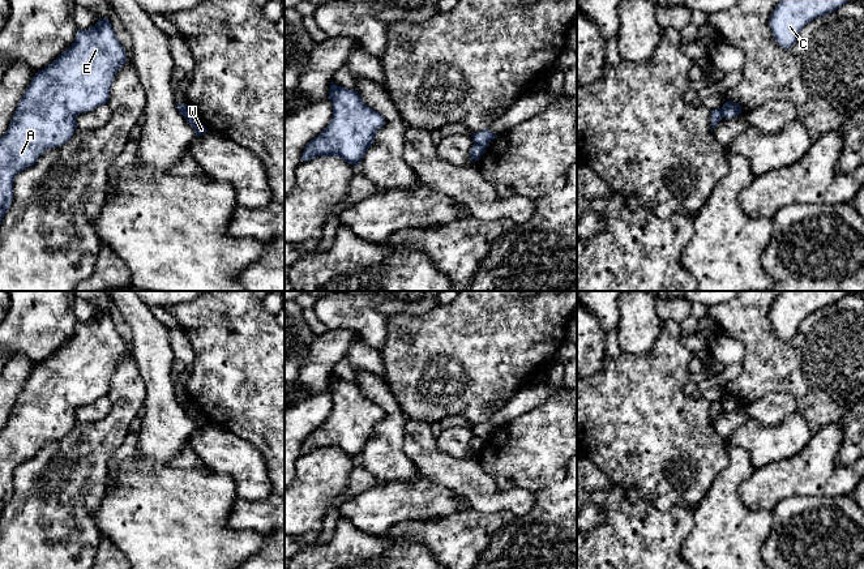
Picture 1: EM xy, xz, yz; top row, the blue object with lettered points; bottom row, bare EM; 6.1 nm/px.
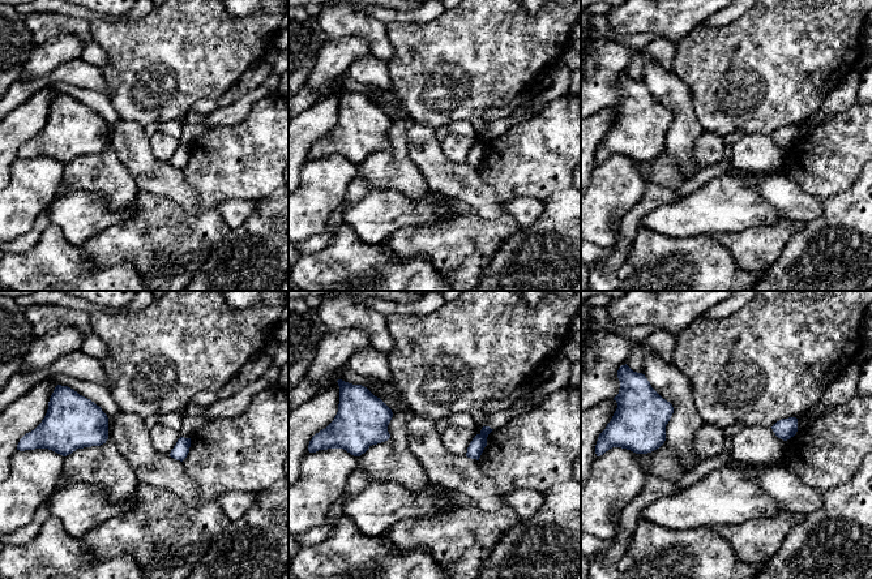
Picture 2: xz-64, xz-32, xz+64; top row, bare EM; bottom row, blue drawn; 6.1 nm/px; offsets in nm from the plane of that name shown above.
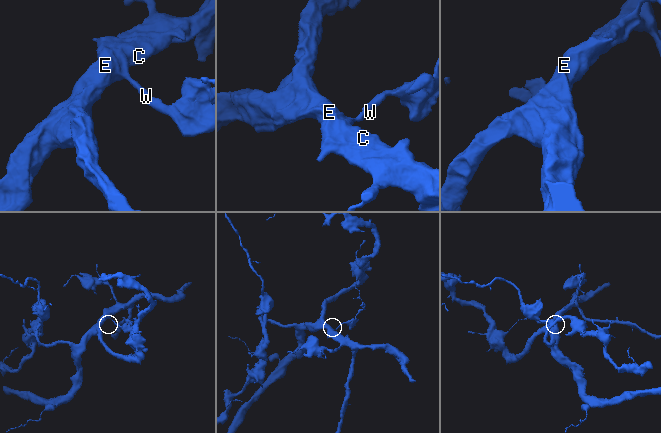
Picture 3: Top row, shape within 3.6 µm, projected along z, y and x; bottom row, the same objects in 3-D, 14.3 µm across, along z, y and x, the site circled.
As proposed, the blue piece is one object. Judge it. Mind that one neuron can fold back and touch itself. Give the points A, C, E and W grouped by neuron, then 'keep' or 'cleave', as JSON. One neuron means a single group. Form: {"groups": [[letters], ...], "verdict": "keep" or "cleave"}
{"groups": [["A", "C", "E"], ["W"]], "verdict": "cleave"}

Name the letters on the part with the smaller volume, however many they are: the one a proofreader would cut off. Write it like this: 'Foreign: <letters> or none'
Foreign: W

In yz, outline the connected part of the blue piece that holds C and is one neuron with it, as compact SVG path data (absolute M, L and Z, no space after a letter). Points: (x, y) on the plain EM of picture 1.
M780 291L769 316L775 334L784 342L795 338L803 320L837 303L851 291Z

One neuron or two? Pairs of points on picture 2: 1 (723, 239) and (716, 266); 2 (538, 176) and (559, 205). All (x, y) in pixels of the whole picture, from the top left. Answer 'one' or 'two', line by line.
1: two
2: two

